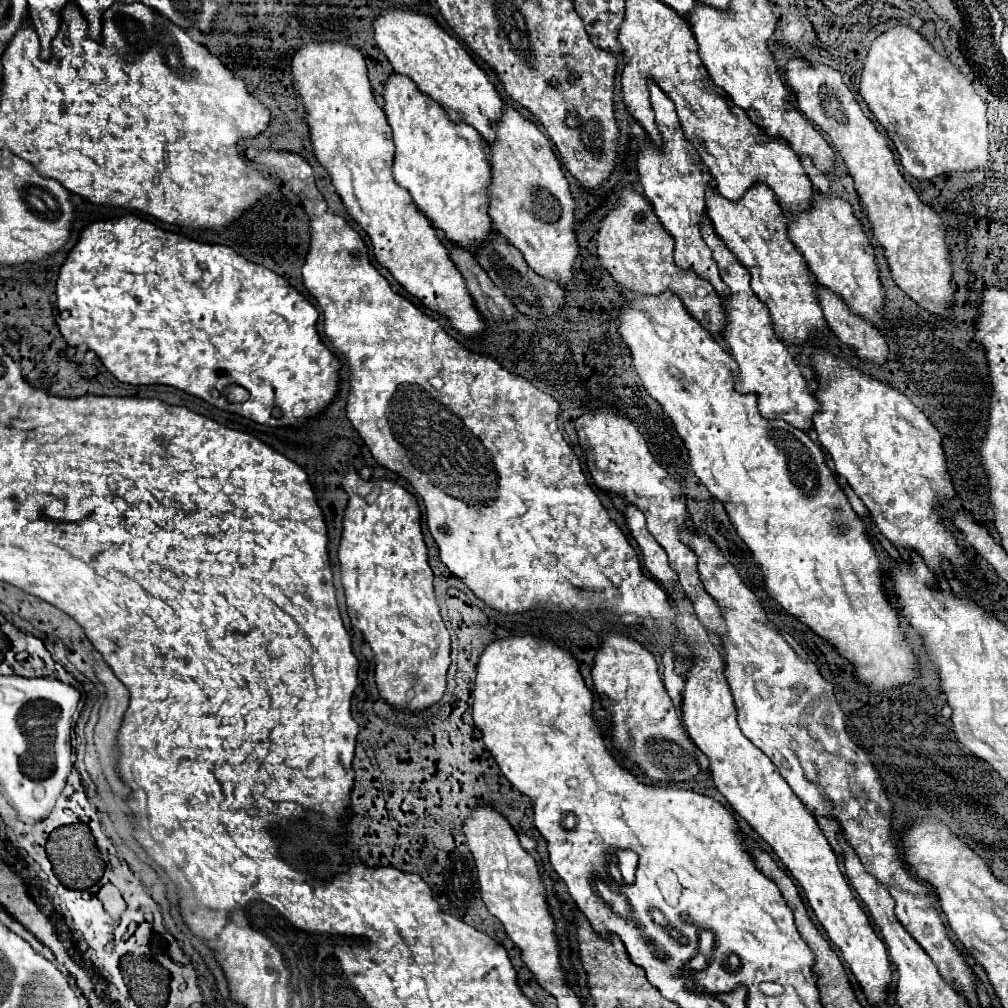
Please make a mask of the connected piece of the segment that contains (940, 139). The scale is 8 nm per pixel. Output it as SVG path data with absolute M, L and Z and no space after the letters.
M898 25L892 31L878 37L868 57L864 59L860 95L868 103L886 135L892 139L900 153L900 163L914 179L932 179L952 171L980 171L988 167L988 127L986 127L986 103L976 95L972 83L952 65L948 57L940 57L932 45L914 29Z

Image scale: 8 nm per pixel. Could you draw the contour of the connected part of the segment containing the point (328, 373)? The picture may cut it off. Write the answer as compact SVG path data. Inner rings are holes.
M126 215L122 219L110 219L110 221L96 221L88 225L76 247L70 251L66 263L60 269L58 283L56 283L56 297L58 297L58 311L60 315L56 317L56 325L64 337L64 341L70 347L86 347L94 351L104 367L122 383L130 385L170 385L176 389L186 391L188 395L200 397L208 401L210 405L238 413L250 421L270 425L270 427L292 427L300 429L308 419L318 417L320 413L326 411L326 407L334 401L334 397L340 391L340 369L342 363L336 359L336 355L322 343L320 335L316 333L316 321L318 321L318 311L316 307L306 301L284 277L276 275L274 271L250 263L244 257L240 257L234 249L226 245L208 245L208 243L198 243L192 239L186 239L184 235L164 231L156 227L150 221L144 221L136 215ZM230 385L240 385L250 393L250 399L242 405L232 405L226 399L226 387Z

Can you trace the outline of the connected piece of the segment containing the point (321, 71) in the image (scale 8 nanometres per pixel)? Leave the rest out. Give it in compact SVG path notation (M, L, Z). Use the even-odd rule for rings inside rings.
M304 43L302 49L292 57L292 75L294 87L302 95L306 105L306 123L312 133L312 145L316 151L318 161L332 177L332 185L340 195L348 215L368 233L376 261L386 267L392 277L414 297L422 301L424 307L444 315L452 329L462 335L478 335L484 333L486 323L478 309L474 307L472 295L466 287L464 277L452 263L448 249L440 241L438 233L430 227L428 219L422 217L406 189L400 189L392 177L392 163L394 163L394 143L392 131L386 121L384 111L376 103L370 81L366 75L366 63L358 49L344 43Z

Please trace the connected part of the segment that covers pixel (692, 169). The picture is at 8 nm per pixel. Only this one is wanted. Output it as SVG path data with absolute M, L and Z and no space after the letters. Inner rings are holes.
M648 81L650 87L650 99L656 113L656 125L660 129L660 135L664 139L662 147L654 147L650 141L646 141L642 147L644 151L638 155L638 173L640 183L644 187L646 197L650 199L654 213L658 215L660 223L668 233L674 237L674 261L680 269L694 271L698 277L710 281L710 285L716 289L720 297L728 297L728 287L720 279L718 265L712 259L712 251L704 243L700 235L700 219L706 213L706 189L710 187L712 175L706 169L706 165L700 161L700 155L694 147L686 141L674 103L666 97L666 93L656 87L656 83Z

